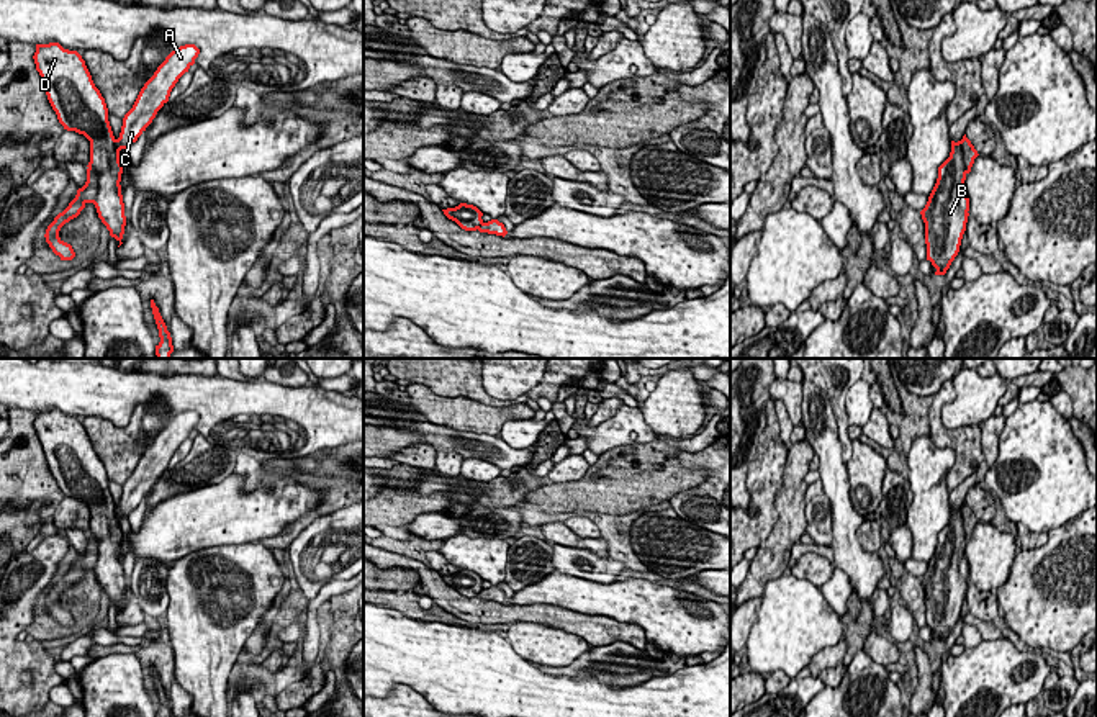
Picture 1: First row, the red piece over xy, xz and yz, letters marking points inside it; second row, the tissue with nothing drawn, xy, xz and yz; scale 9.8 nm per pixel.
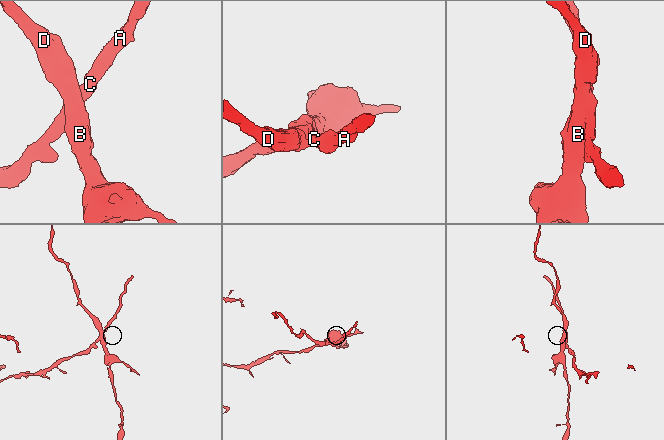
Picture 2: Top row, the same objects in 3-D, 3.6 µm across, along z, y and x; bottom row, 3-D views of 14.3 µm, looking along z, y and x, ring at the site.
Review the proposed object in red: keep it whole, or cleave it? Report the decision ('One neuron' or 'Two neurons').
Two neurons

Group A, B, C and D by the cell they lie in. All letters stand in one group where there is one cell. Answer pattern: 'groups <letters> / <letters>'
groups A C / B D

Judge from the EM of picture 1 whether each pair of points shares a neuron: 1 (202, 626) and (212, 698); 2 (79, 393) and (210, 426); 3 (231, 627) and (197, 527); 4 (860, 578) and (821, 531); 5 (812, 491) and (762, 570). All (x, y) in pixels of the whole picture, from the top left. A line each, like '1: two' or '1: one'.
1: one
2: one
3: two
4: two
5: two

